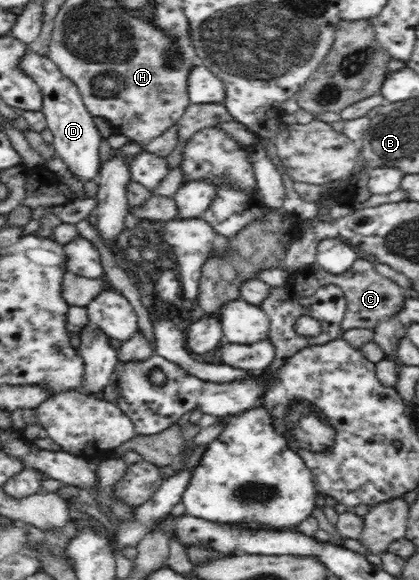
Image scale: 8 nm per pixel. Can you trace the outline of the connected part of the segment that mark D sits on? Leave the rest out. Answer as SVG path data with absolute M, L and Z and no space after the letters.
M29 48L18 63L19 69L32 78L41 88L44 96L42 112L44 113L48 130L53 134L53 144L56 153L70 172L83 183L97 180L101 170L100 142L103 136L95 126L94 116L89 113L82 100L78 87L68 77L60 72L58 66L47 56L36 54Z

